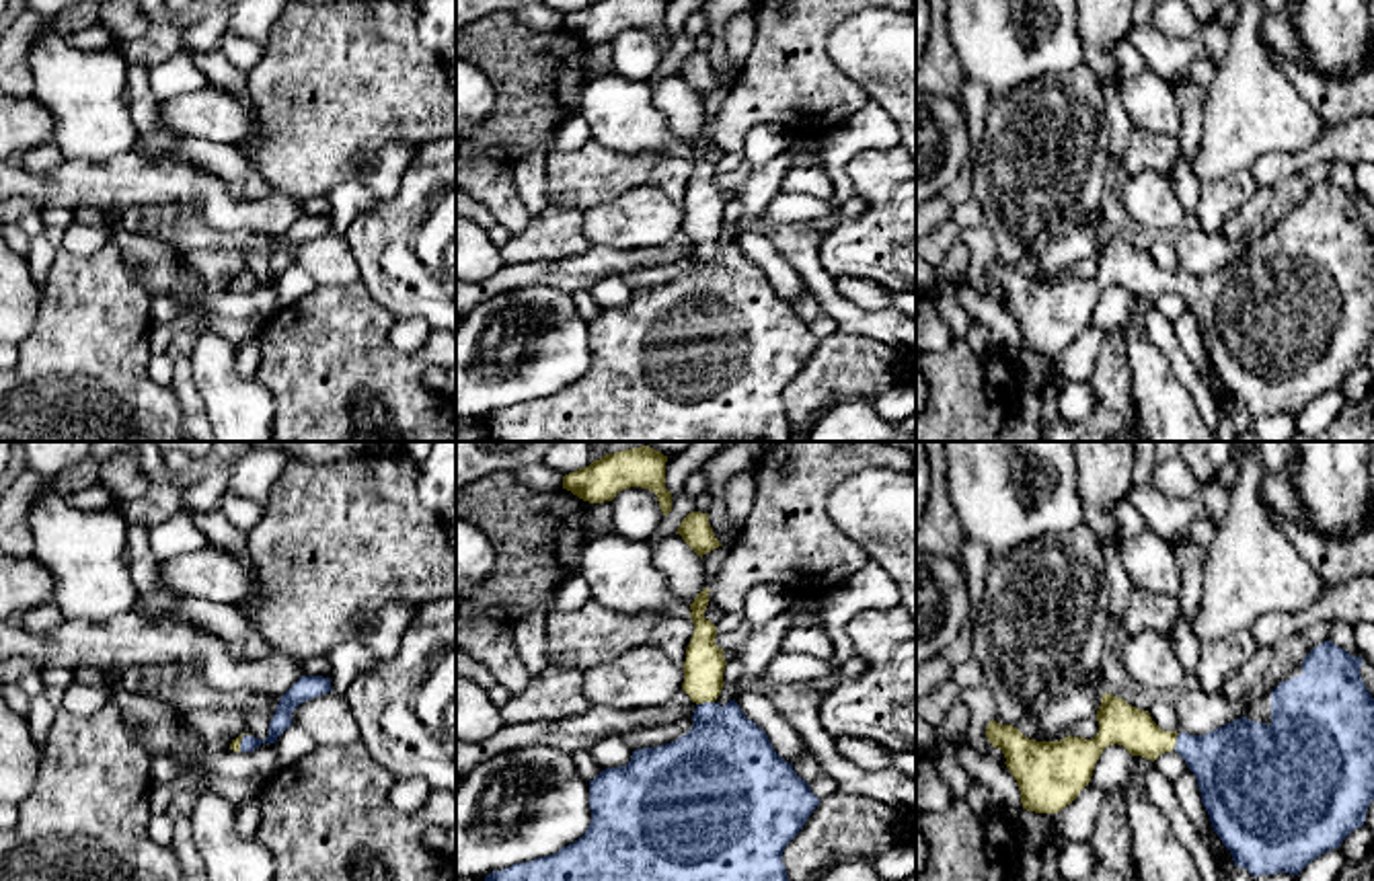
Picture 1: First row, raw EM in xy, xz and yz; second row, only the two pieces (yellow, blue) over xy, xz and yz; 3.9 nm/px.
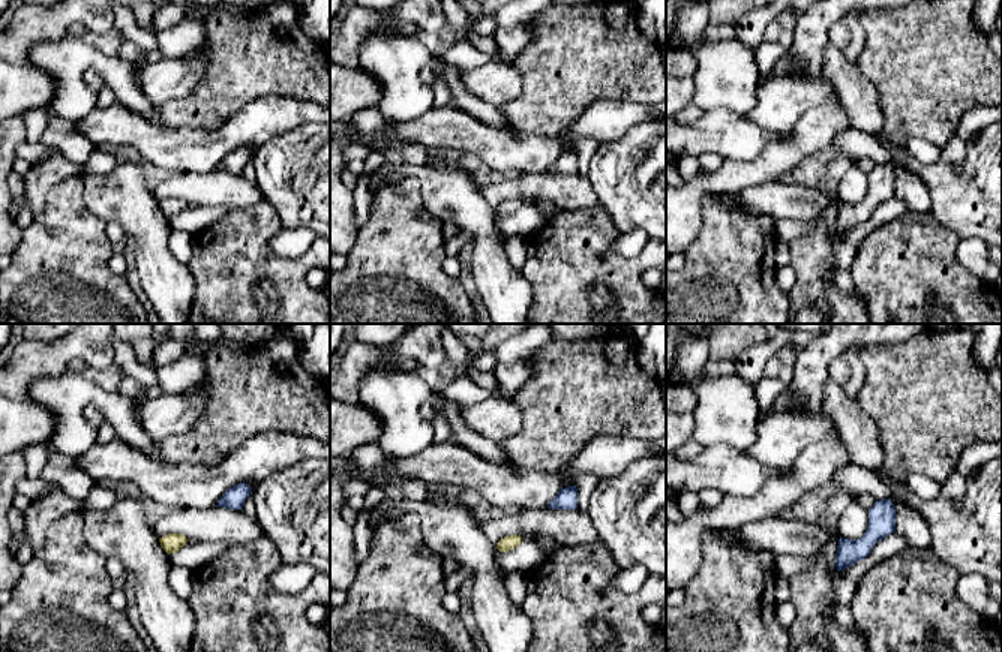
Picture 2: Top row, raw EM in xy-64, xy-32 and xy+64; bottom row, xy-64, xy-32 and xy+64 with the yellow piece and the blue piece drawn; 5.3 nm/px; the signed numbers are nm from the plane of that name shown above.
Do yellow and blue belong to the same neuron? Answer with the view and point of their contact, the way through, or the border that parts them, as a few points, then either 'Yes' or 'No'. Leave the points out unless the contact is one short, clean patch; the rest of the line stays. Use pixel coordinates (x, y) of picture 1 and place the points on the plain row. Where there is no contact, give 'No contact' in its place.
Touches yellow at xz (705, 241). Path across: xz (703, 210), (705, 241), (726, 300). Yes

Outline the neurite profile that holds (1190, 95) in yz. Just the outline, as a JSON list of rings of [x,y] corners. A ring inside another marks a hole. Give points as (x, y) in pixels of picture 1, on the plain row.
[[[1183,70],[1175,76],[1175,92],[1181,111],[1181,131],[1177,136],[1179,154],[1193,162],[1199,150],[1208,88],[1193,82],[1189,72]]]

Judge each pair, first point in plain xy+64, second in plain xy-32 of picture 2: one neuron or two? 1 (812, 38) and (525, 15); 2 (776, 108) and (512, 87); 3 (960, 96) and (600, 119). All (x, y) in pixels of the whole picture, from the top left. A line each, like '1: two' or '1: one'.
1: two
2: one
3: two

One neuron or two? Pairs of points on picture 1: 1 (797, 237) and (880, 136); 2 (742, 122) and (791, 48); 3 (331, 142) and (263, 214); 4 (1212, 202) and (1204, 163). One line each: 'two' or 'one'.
1: two
2: one
3: two
4: two

